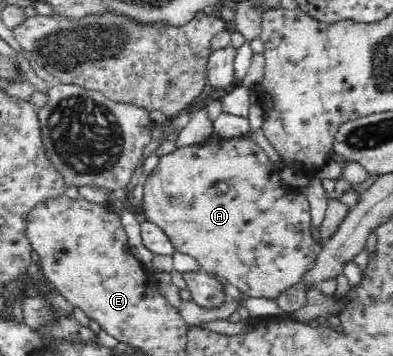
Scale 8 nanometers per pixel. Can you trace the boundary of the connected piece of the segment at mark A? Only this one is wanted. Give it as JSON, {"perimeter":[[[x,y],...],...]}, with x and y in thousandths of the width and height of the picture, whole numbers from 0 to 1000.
{"perimeter":[[[550,374],[534,379],[509,402],[453,410],[448,424],[405,441],[402,466],[372,503],[364,497],[354,520],[361,522],[361,562],[349,576],[349,593],[372,607],[372,618],[399,632],[438,680],[448,705],[476,711],[504,733],[519,764],[555,778],[606,806],[616,826],[641,834],[674,834],[700,840],[720,815],[758,798],[771,787],[789,750],[802,739],[804,702],[796,699],[791,638],[791,579],[784,553],[766,537],[718,514],[712,486],[728,469],[720,452],[697,452],[634,385],[560,388]]]}

